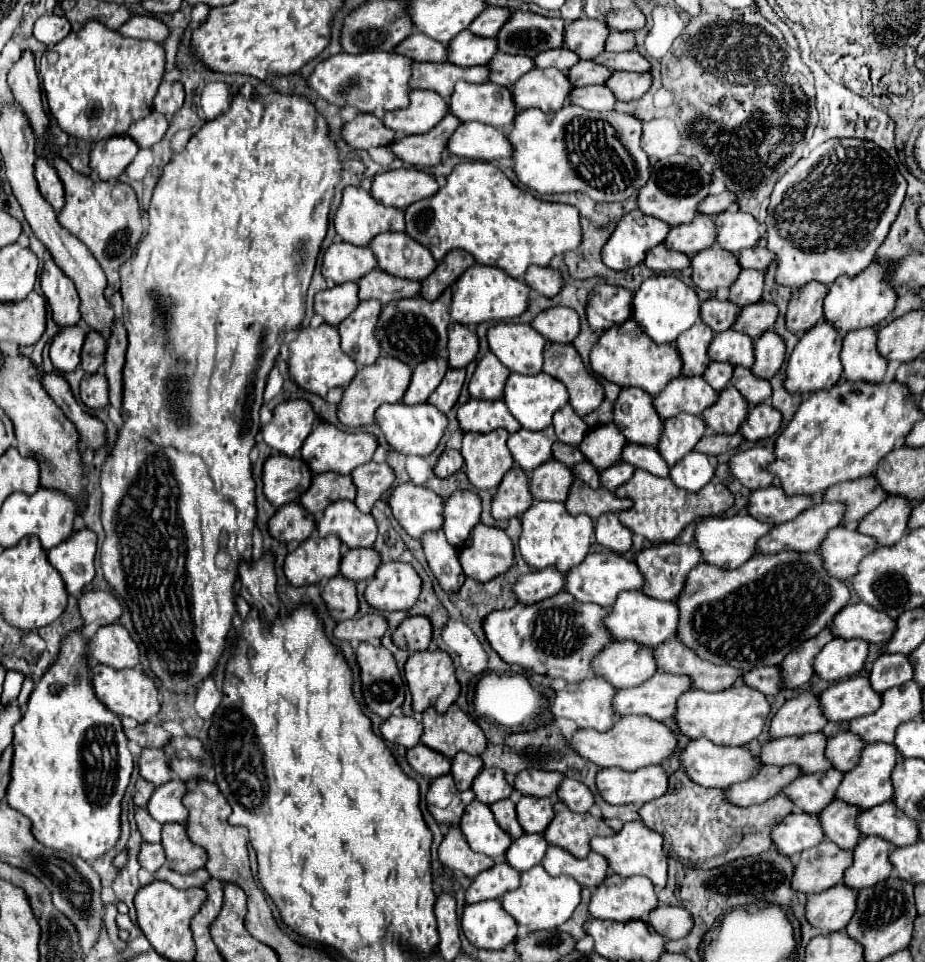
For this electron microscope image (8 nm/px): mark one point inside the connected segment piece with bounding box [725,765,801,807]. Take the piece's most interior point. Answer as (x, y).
(771, 780)

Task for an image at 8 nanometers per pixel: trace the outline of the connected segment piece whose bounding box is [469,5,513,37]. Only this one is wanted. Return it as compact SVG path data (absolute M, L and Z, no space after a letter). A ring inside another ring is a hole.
M489 5L485 9L485 15L479 15L473 23L473 27L469 27L471 33L477 33L479 37L497 37L497 33L501 31L501 27L509 21L509 15L513 11L505 9L505 7L493 7Z

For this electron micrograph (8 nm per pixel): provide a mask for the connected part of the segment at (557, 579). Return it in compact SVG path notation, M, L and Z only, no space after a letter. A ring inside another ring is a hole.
M545 567L523 575L515 585L515 595L521 603L531 605L557 595L565 587L565 575L557 567Z

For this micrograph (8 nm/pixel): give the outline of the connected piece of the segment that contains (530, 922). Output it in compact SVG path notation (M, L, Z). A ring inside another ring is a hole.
M537 865L521 873L521 885L515 891L503 895L503 909L517 921L517 925L529 931L555 929L563 925L581 901L581 885L571 877L551 877L543 865Z

